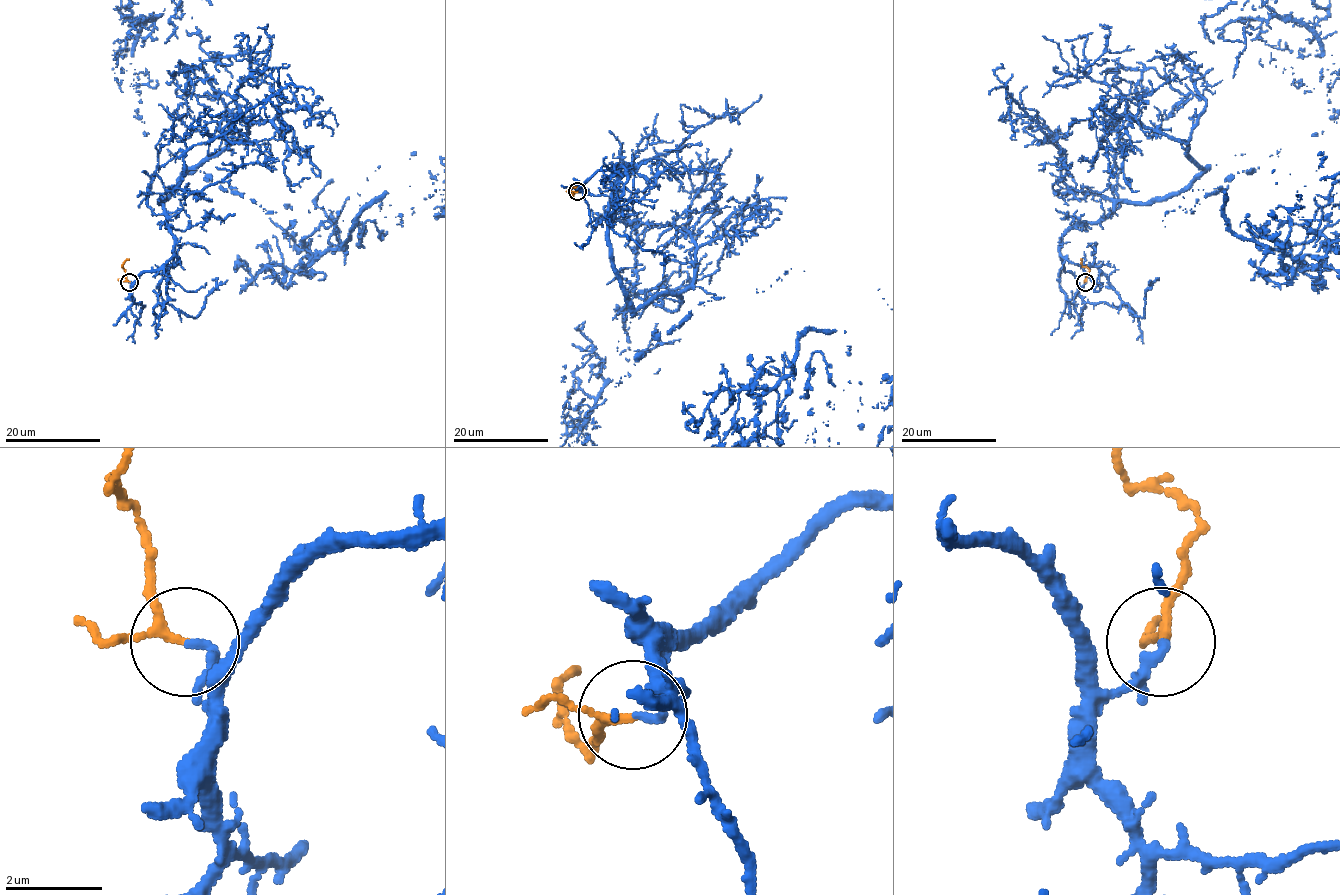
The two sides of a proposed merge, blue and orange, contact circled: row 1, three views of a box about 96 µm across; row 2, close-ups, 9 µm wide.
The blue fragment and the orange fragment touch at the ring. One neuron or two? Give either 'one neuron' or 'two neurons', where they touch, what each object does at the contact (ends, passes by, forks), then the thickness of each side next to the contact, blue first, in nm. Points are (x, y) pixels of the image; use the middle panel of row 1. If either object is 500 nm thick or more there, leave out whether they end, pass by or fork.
one neuron | (577, 191) | blue ends | orange passes by | 180/140 nm

